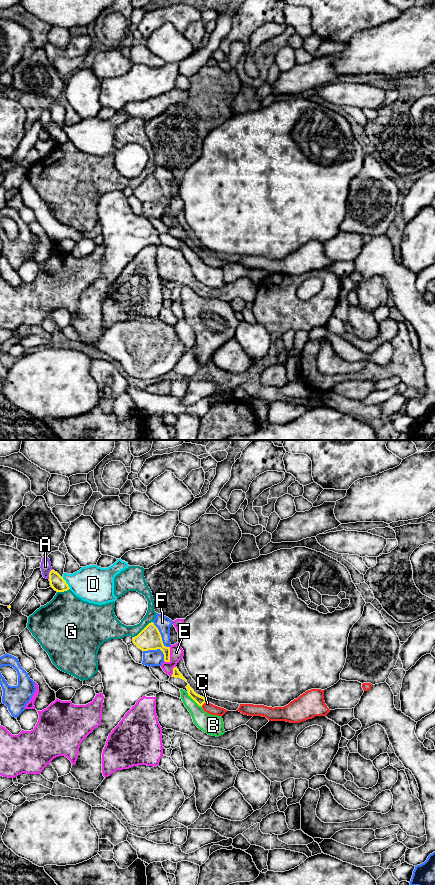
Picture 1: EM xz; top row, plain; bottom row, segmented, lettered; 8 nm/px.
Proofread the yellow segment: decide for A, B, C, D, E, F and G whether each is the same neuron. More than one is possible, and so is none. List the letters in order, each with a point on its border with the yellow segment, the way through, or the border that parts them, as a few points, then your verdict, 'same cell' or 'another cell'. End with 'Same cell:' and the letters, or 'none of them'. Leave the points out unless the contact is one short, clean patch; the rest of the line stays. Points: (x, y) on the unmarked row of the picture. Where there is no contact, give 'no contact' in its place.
A: contact xz (49, 126); another cell
B: contact xz (194, 252); another cell
C: contact xz (204, 254); border xz (207, 254), (201, 258); another cell
D: contact xz (65, 134); another cell
E: contact xz (169, 208); border xz (170, 199), (170, 211), (165, 214); another cell
F: contact xz (160, 188); another cell
G: contact xz (143, 181); another cell
Same cell: none of them

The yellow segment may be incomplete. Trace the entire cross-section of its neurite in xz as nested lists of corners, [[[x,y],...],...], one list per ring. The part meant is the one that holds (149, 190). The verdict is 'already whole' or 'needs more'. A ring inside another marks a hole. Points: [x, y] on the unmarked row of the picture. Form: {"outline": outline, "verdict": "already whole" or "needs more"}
{"outline": [[[153,174],[133,189],[133,195],[142,203],[160,201],[164,206],[164,213],[170,214],[170,199],[163,196],[161,186]]], "verdict": "already whole"}

